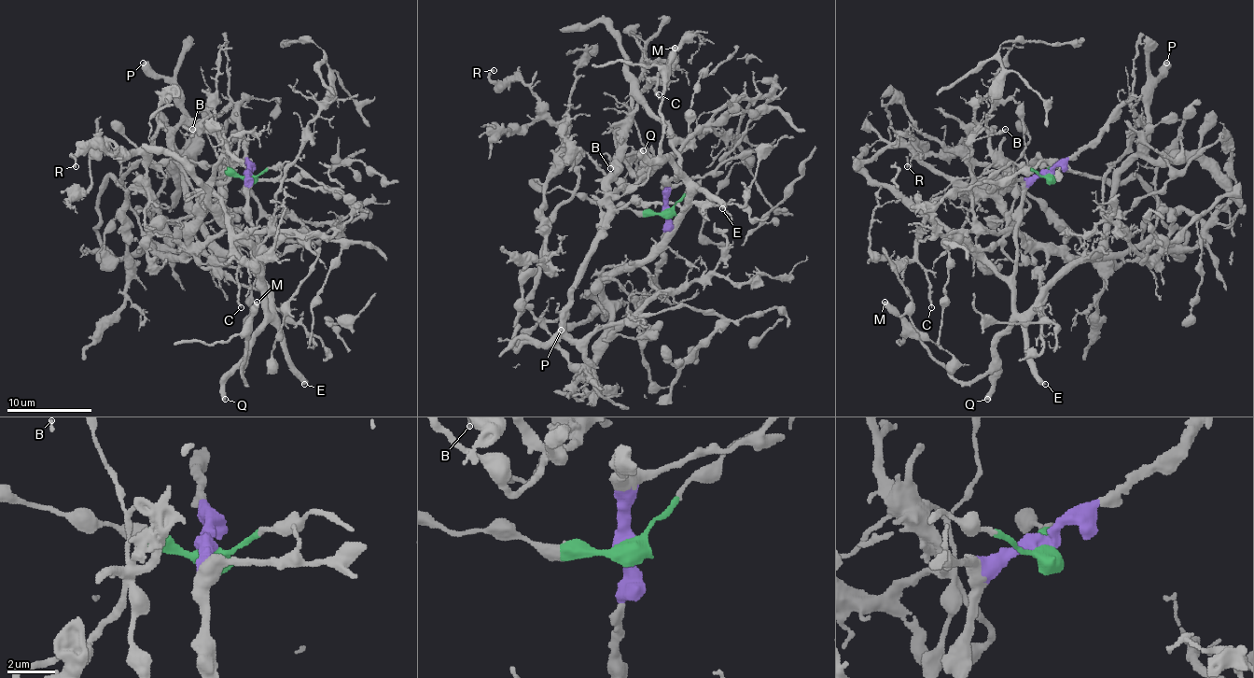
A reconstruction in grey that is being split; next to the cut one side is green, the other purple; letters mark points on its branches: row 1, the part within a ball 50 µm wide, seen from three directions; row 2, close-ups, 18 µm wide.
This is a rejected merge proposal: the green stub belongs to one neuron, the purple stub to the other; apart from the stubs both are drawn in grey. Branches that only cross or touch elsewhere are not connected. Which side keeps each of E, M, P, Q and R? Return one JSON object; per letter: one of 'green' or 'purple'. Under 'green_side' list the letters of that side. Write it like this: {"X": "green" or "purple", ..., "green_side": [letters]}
{"E": "purple", "M": "purple", "P": "purple", "Q": "purple", "R": "green", "green_side": ["R"]}

